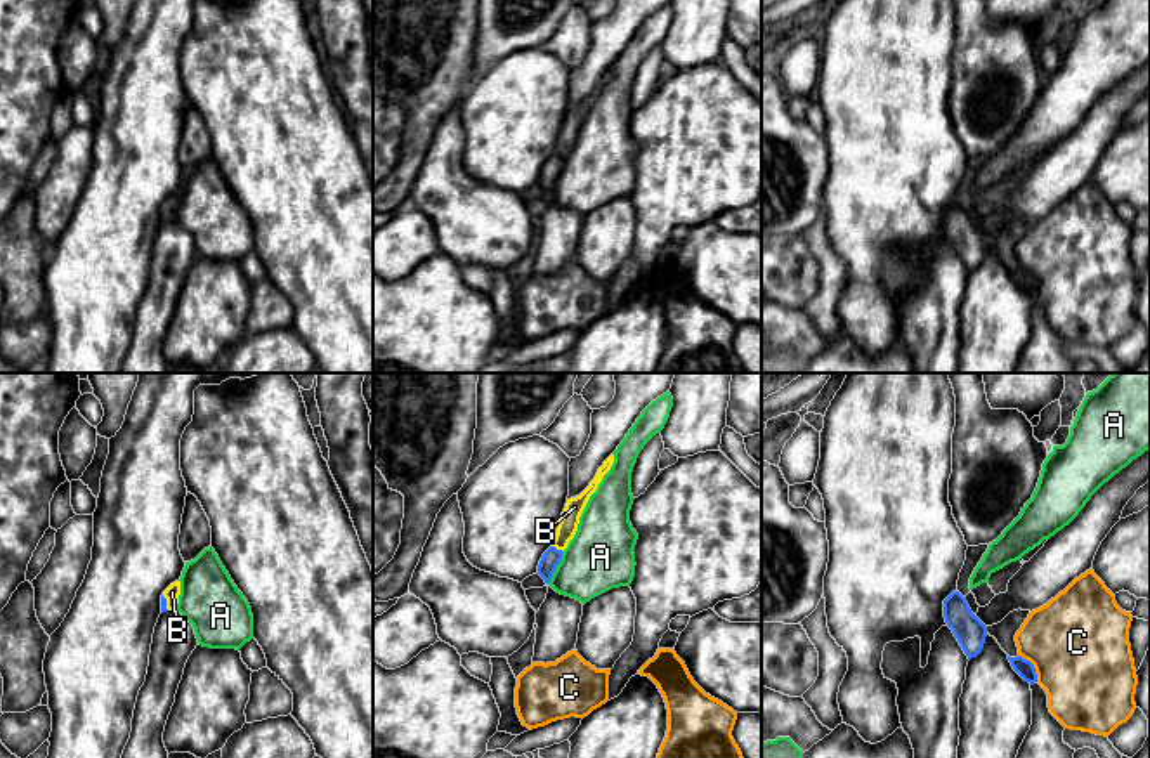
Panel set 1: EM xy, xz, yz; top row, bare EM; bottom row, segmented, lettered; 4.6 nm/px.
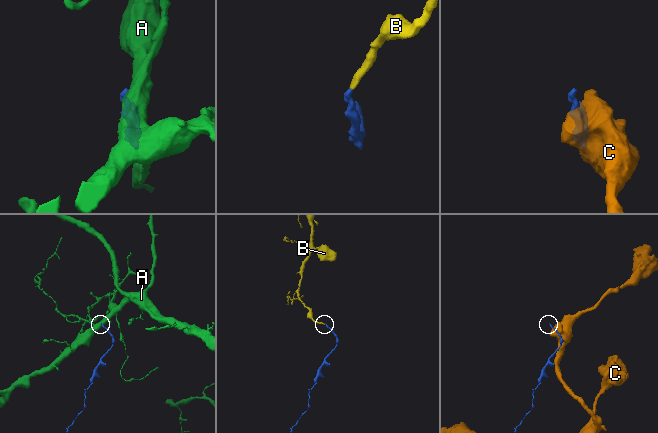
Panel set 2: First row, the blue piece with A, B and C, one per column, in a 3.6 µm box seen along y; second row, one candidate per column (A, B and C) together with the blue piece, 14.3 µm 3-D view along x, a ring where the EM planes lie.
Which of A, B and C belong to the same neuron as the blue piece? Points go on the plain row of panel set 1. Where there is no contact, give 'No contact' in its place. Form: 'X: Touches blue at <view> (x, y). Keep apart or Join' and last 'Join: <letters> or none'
A: Touches blue at xz (555, 179). Keep apart
B: Touches blue at xz (555, 160). Join
C: Touches blue at yz (1032, 278). Keep apart
Join: B

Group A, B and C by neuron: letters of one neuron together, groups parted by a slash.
A / B / C

